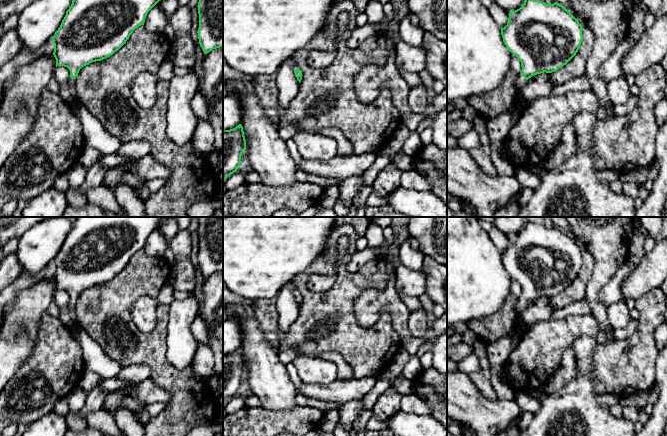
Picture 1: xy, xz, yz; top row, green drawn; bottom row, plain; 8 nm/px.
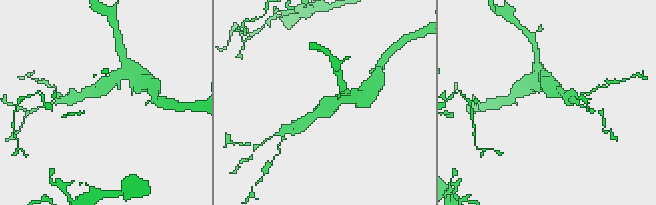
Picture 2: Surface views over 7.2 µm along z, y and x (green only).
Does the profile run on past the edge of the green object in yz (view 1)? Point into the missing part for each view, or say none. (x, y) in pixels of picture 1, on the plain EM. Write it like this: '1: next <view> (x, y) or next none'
1: next yz (521, 305)

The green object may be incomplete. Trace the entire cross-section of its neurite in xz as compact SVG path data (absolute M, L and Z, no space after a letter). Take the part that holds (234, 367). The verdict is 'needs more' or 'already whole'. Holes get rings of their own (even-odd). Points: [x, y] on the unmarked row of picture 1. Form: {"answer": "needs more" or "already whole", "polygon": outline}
{"answer": "already whole", "polygon": "M241 348L230 354L223 354L223 404L237 395L245 373L246 364Z"}

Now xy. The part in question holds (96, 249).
{"answer": "needs more", "polygon": "M76 217L52 261L56 291L69 293L69 308L74 310L82 291L106 283L118 275L133 255L144 249L148 236L170 218L177 220L177 217Z"}

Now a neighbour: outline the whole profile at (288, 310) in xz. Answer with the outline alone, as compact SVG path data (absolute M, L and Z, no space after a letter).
M286 284L277 294L276 309L278 313L277 319L277 340L279 346L282 344L283 338L291 325L297 320L300 313L300 307L297 304L294 293L293 284Z

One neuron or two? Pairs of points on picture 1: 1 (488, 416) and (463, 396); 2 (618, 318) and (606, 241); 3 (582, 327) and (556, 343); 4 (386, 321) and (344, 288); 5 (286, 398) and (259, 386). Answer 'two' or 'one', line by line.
1: one
2: two
3: one
4: one
5: one

